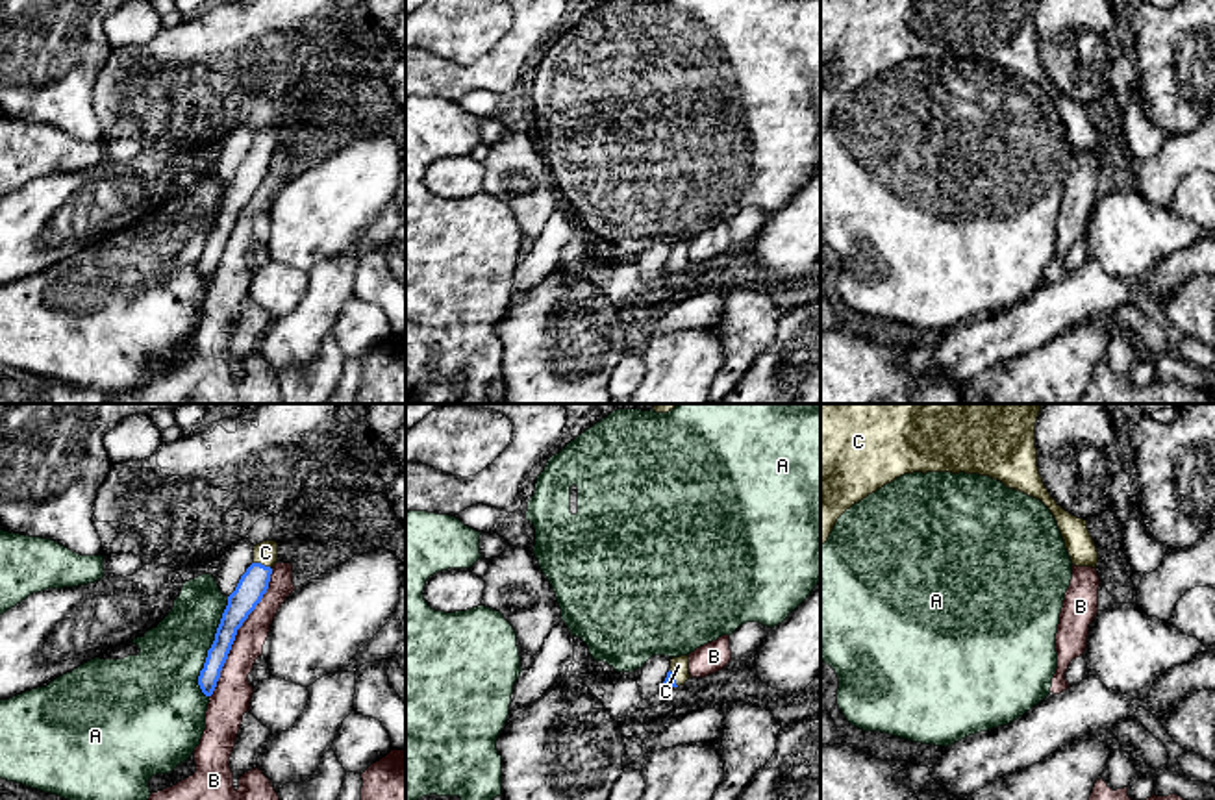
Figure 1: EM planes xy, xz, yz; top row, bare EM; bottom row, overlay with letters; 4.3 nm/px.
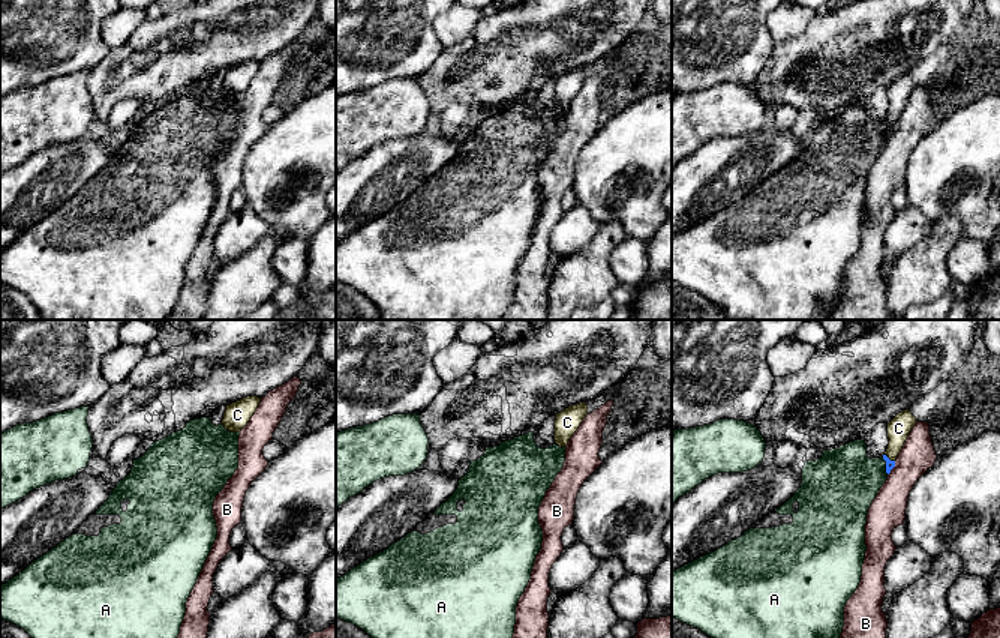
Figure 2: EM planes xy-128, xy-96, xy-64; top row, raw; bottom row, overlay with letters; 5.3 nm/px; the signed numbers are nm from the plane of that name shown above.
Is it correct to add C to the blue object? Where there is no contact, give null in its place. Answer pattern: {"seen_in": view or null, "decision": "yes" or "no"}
{"seen_in": "xy", "decision": "yes"}

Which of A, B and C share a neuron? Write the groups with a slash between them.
A / B / C

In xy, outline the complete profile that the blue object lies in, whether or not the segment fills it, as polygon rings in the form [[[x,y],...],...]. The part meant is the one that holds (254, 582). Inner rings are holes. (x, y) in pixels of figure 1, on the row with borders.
[[[263,541],[254,546],[254,563],[246,569],[235,591],[228,596],[228,606],[217,628],[215,641],[207,650],[204,669],[198,676],[198,685],[206,696],[211,696],[217,687],[220,670],[228,659],[237,630],[267,593],[276,561],[276,541]]]

